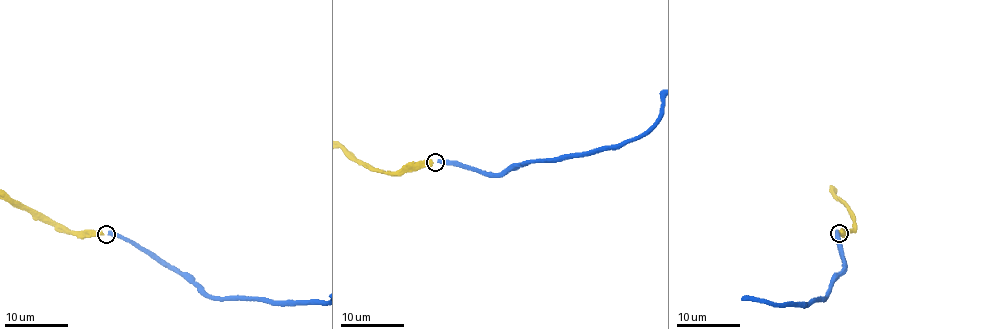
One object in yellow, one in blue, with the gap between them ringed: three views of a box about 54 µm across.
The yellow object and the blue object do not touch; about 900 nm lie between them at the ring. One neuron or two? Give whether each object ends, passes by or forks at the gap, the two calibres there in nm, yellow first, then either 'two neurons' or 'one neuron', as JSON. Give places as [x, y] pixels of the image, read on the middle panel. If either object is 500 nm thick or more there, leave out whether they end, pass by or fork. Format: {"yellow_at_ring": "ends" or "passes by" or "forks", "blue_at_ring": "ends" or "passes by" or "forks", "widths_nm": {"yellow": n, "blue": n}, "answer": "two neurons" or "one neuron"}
{"yellow_at_ring": "ends", "blue_at_ring": "ends", "widths_nm": {"yellow": 460, "blue": 380}, "answer": "one neuron"}

